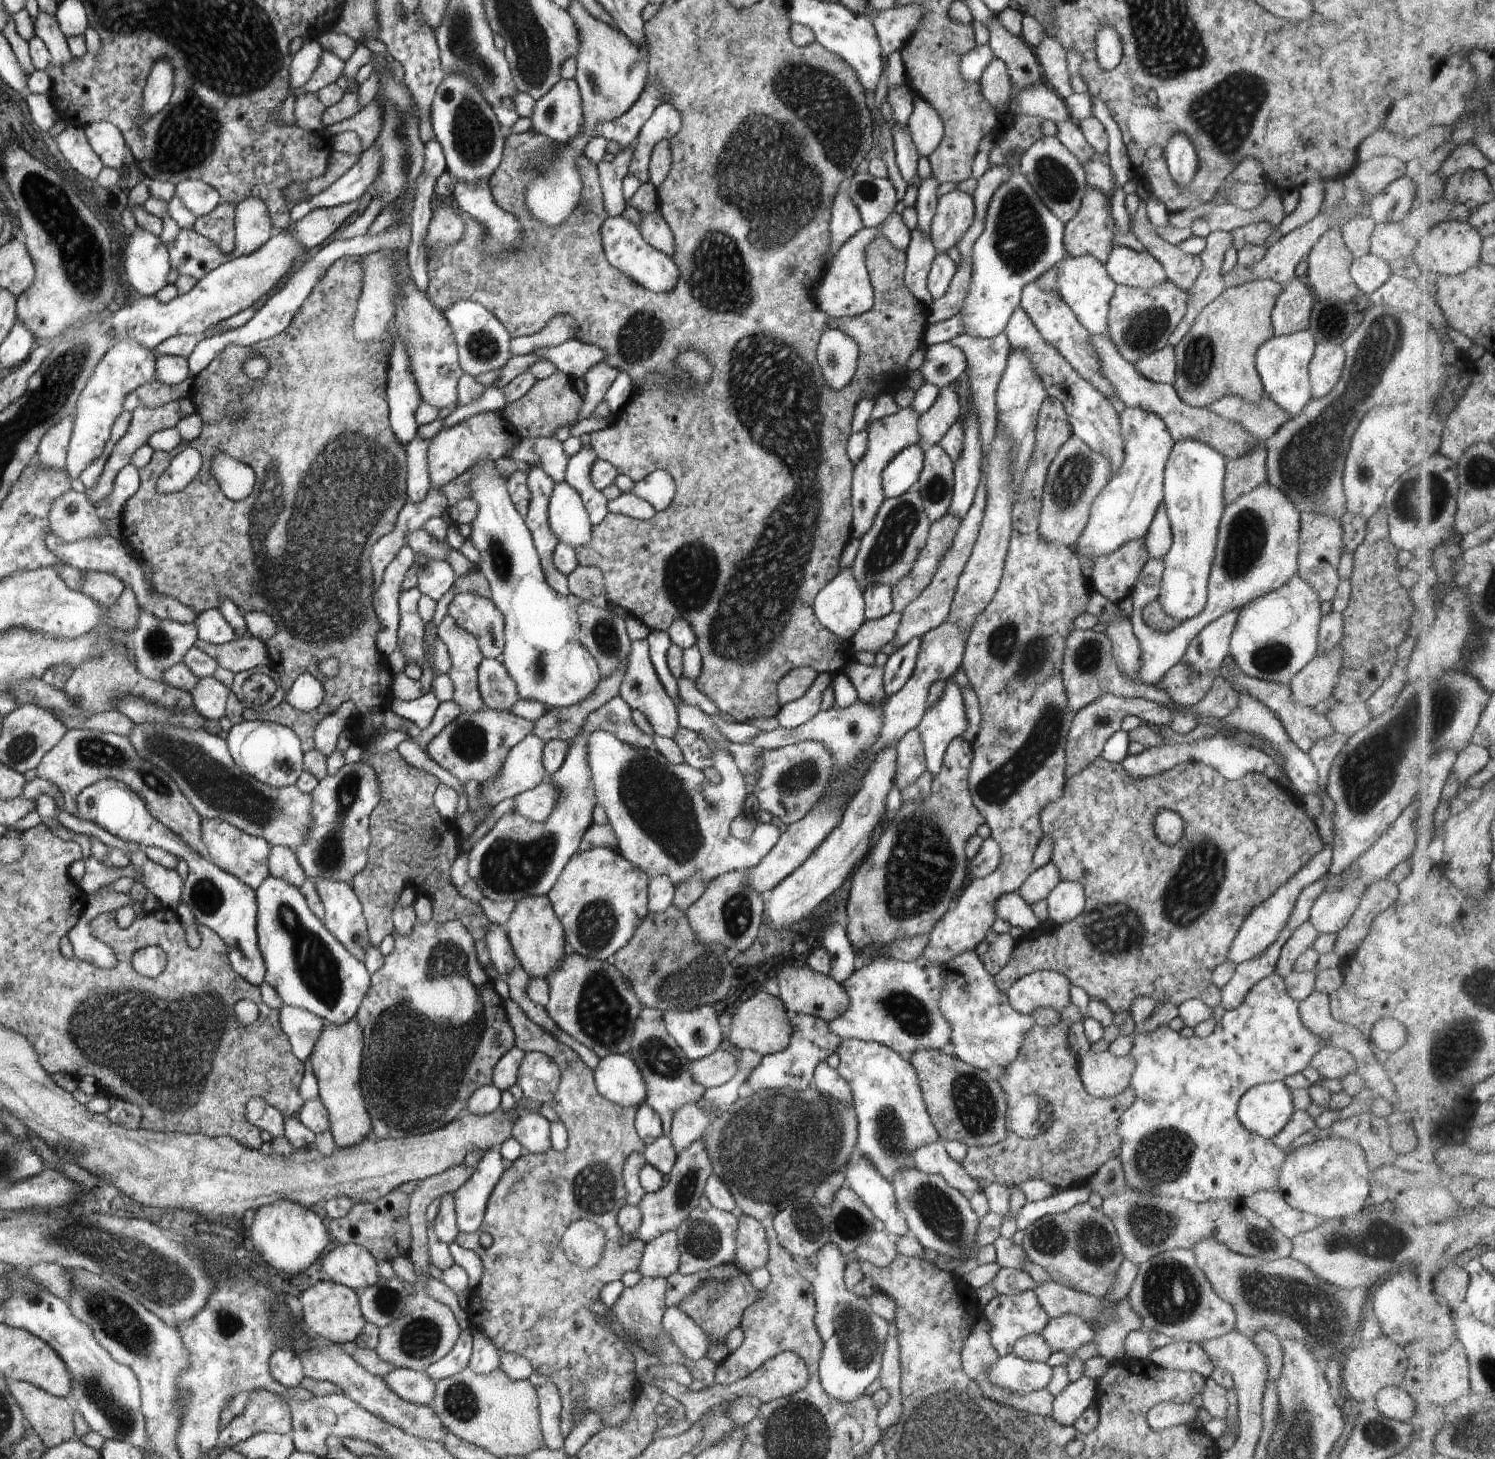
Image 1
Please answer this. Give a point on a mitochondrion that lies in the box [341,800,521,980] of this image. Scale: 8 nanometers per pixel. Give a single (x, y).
(356, 935)

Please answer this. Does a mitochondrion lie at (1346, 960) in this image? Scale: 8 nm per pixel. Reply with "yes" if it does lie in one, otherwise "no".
no

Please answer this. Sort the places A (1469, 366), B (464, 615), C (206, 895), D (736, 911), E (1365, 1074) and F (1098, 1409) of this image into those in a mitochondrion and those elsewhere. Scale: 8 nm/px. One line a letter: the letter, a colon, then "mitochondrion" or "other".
A: other
B: other
C: mitochondrion
D: mitochondrion
E: other
F: other

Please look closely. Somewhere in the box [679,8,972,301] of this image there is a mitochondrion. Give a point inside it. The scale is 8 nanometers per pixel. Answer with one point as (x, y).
(867, 191)

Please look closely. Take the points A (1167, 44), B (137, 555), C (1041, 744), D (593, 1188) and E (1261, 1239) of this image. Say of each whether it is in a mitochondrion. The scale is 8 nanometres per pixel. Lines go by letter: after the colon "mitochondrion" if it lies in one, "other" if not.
A: mitochondrion
B: other
C: mitochondrion
D: mitochondrion
E: mitochondrion

